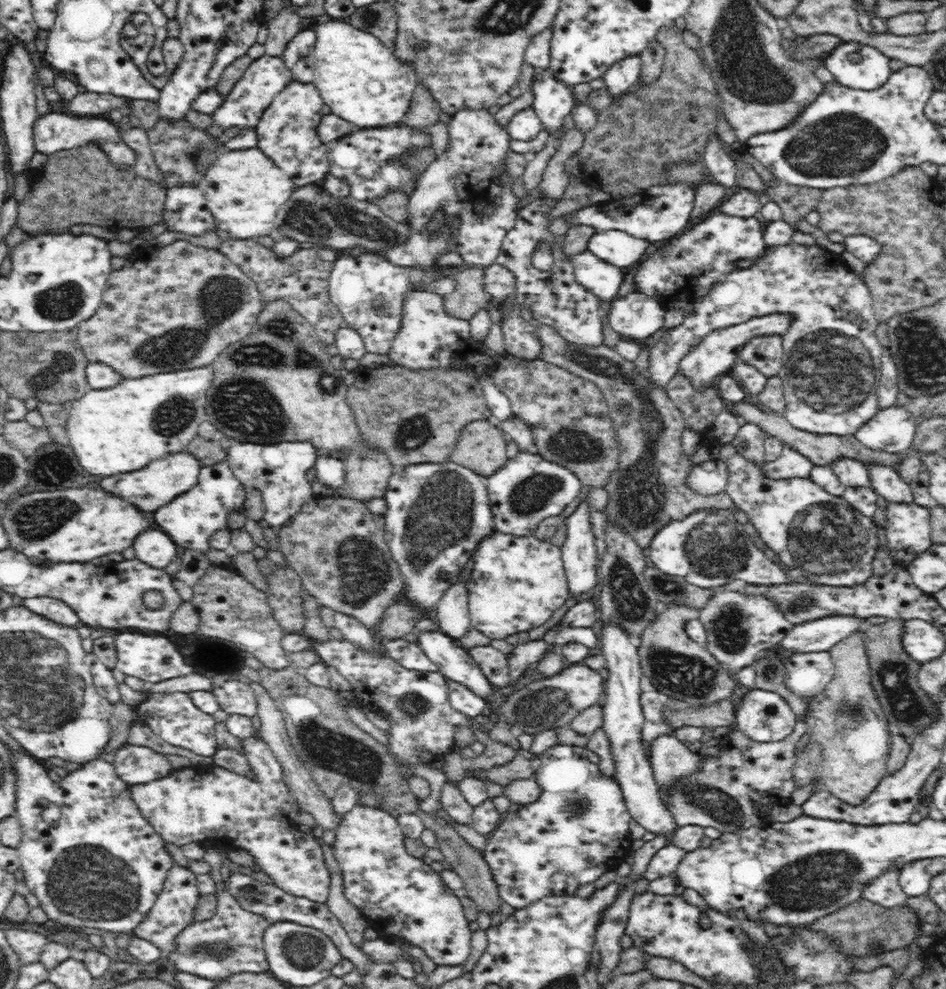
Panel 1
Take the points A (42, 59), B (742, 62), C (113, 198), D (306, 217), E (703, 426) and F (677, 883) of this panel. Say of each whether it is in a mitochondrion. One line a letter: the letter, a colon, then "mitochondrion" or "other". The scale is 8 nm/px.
A: other
B: mitochondrion
C: other
D: mitochondrion
E: other
F: other

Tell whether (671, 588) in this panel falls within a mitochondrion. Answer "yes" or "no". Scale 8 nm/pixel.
yes

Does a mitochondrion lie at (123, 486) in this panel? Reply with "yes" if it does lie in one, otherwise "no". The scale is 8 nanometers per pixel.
no

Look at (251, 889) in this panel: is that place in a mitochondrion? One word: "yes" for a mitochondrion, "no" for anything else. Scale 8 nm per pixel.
no

